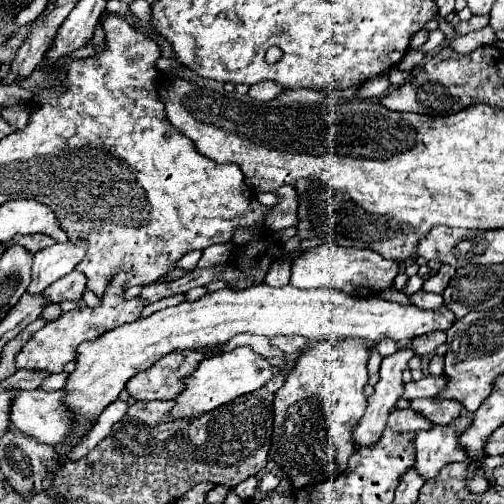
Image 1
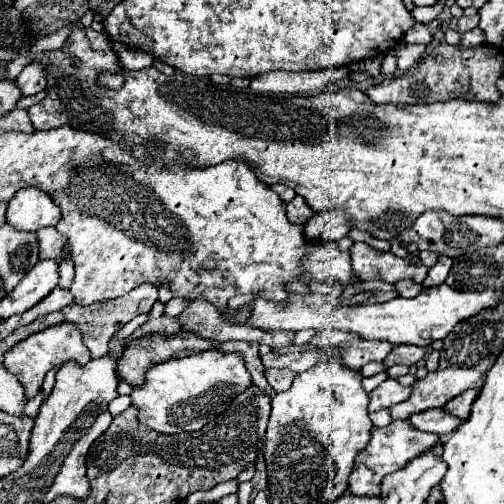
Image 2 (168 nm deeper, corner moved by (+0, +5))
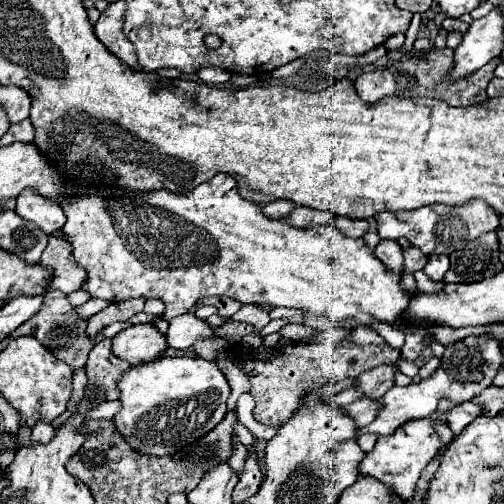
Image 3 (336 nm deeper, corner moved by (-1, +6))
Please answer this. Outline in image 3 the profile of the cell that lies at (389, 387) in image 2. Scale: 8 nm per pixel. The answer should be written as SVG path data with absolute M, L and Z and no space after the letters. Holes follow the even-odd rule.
M359 399L359 401L351 403L351 405L345 405L343 411L349 417L353 417L357 427L365 427L375 419L375 415L379 411L379 405L377 405L377 401L371 401L371 399L363 399L363 401Z

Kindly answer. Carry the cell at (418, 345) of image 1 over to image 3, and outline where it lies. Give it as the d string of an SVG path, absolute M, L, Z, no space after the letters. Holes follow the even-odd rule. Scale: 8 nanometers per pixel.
M379 365L367 373L361 373L357 377L355 389L359 389L363 395L361 397L381 397L393 387L393 375L395 375L395 365Z

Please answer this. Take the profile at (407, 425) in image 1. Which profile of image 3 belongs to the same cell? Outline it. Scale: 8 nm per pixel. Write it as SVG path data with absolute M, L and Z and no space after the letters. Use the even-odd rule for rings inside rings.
M463 403L463 405L459 405L459 407L455 407L455 409L447 411L447 413L443 413L443 417L447 419L453 435L461 433L479 415L483 415L483 409L479 405L475 405L475 403Z

